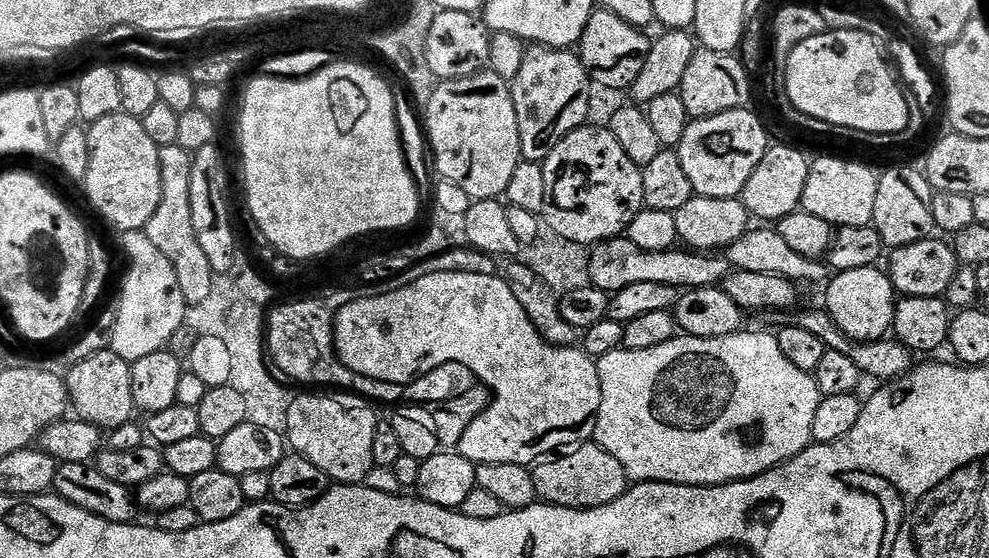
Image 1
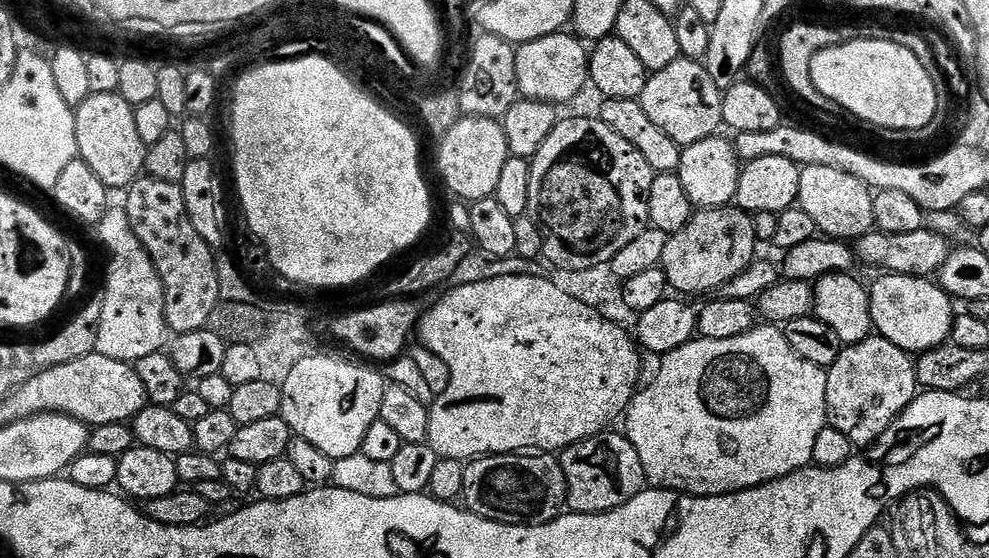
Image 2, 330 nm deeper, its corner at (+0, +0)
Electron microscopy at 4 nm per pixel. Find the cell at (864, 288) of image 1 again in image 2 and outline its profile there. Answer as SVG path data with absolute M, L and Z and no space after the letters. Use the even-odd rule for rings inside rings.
M880 274L870 284L870 314L873 329L894 346L909 354L929 352L949 343L954 319L954 301L940 289L939 283L923 276Z

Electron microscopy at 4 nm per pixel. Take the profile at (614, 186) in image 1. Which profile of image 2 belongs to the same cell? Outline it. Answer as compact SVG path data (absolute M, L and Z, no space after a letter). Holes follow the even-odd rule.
M576 116L573 120L561 119L550 130L550 138L542 142L538 154L533 156L530 170L529 209L544 229L544 255L553 269L590 270L594 266L611 264L614 254L634 242L638 234L650 227L650 186L653 170L650 162L626 142L626 138L614 134L598 118Z

